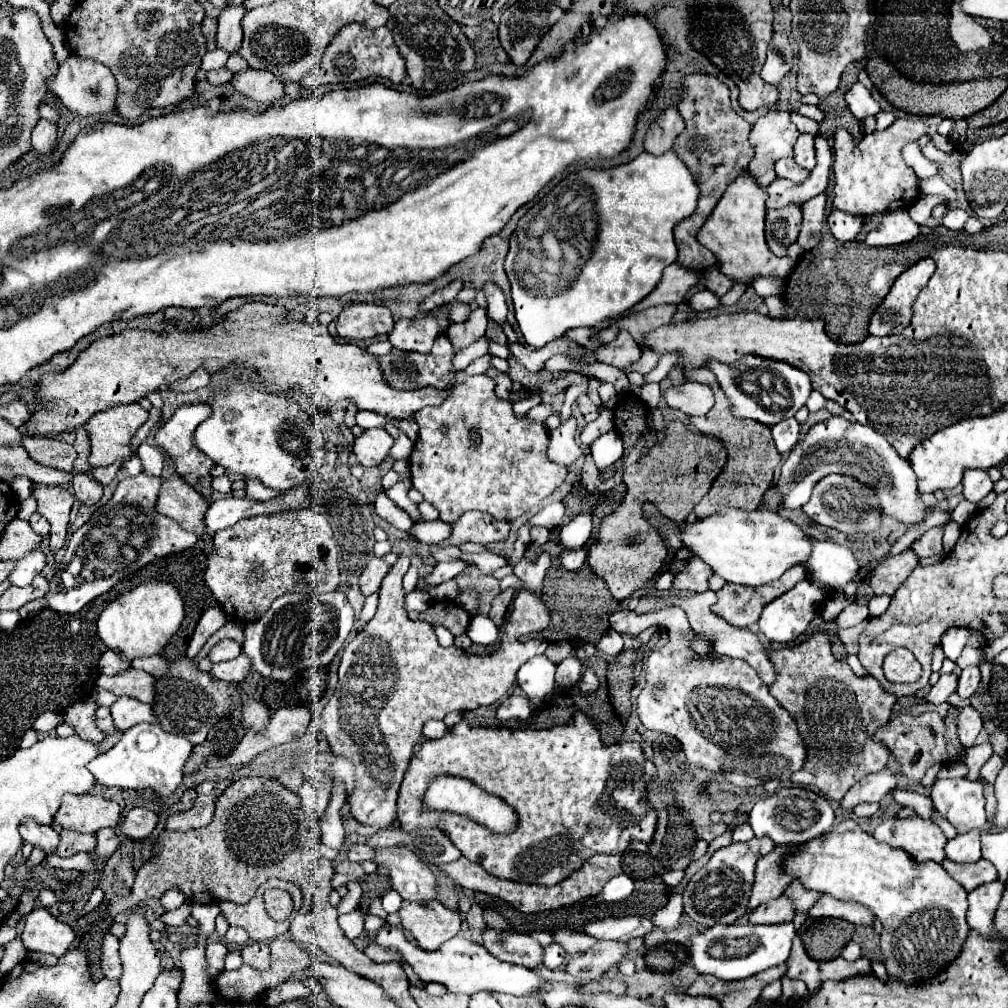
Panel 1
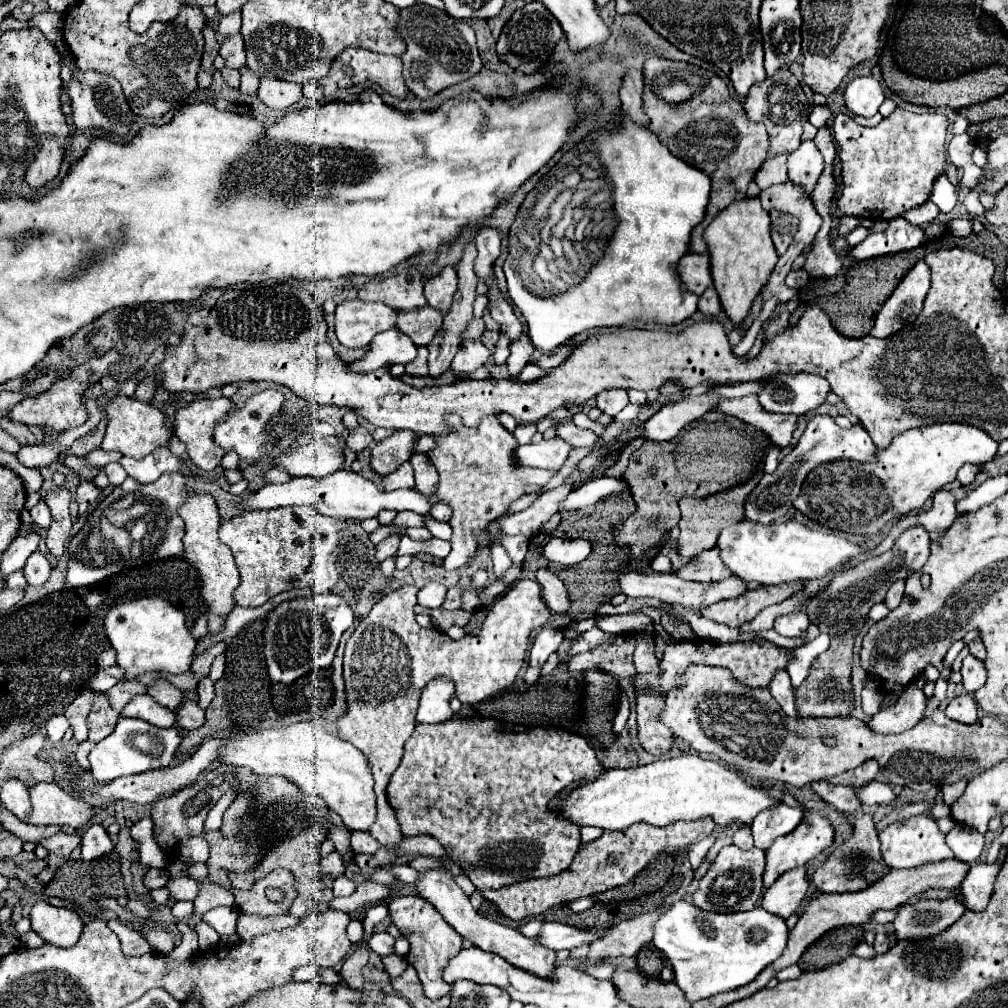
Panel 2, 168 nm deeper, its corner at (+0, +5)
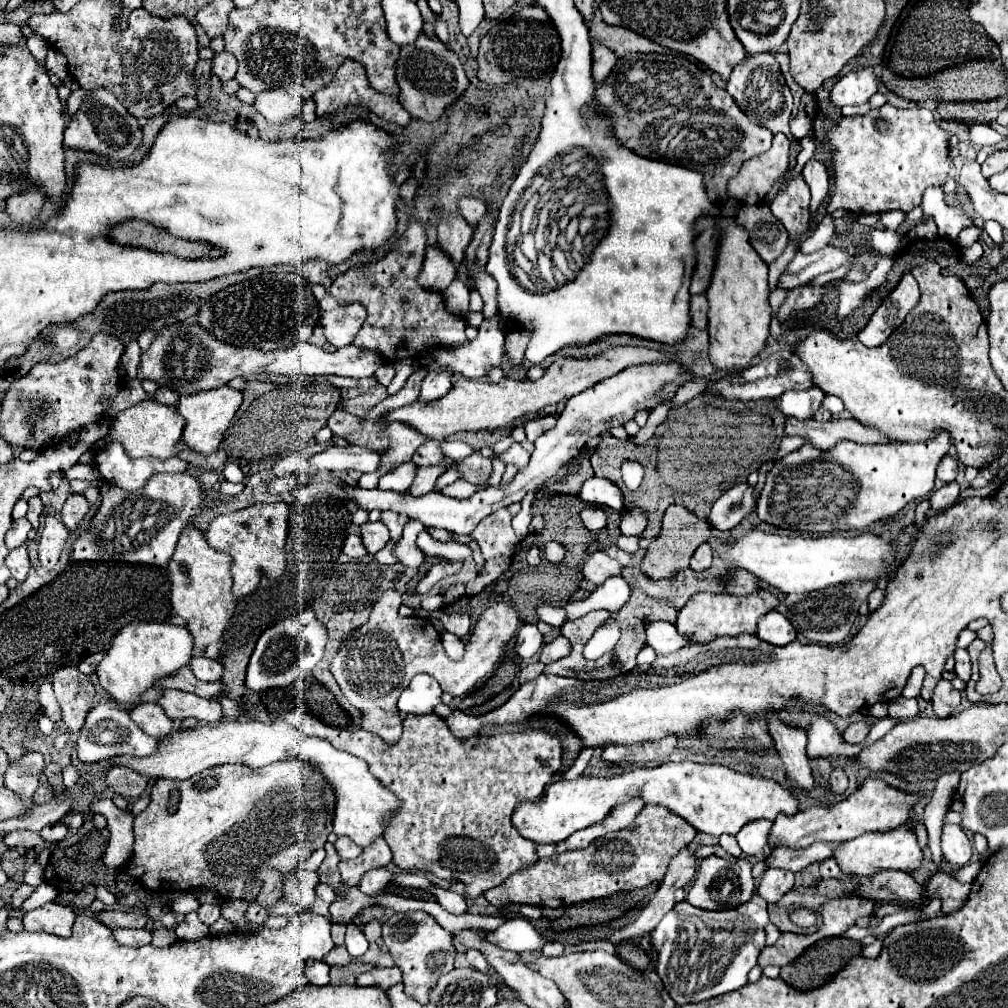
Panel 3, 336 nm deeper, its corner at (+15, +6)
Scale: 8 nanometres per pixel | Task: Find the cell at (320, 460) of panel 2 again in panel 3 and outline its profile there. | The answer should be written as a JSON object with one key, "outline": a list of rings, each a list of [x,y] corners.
{"outline":[[[357,445],[329,447],[309,459],[311,471],[331,471],[331,473],[341,473],[349,469],[369,473],[377,469],[377,465],[379,465],[379,453]]]}

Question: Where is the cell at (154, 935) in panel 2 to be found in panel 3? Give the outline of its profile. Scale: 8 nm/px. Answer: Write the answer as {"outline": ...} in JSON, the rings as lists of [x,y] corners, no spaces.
{"outline":[[[161,927],[161,929],[155,929],[155,931],[153,931],[151,945],[153,945],[153,947],[169,947],[169,945],[173,945],[175,941],[177,941],[177,935],[173,933],[173,929]]]}

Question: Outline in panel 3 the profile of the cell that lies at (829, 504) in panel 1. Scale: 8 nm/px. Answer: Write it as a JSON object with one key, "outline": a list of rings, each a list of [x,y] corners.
{"outline":[[[943,429],[931,439],[917,443],[859,445],[841,441],[829,451],[805,443],[777,461],[769,471],[759,493],[757,515],[765,523],[793,531],[863,531],[871,523],[895,515],[909,501],[927,497],[933,491],[937,465],[949,453],[951,445],[953,437]]]}

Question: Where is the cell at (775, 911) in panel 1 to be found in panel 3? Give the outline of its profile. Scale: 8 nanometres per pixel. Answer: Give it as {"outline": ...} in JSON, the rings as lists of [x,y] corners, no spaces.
{"outline":[[[769,867],[763,873],[761,883],[757,885],[757,895],[767,903],[777,903],[787,891],[791,891],[793,881],[795,881],[795,875],[791,871]]]}

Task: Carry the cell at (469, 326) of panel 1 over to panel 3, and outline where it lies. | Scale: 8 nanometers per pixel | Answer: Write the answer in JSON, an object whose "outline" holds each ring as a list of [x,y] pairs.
{"outline":[[[449,369],[443,371],[431,371],[421,385],[421,401],[433,401],[437,397],[443,397],[453,387],[453,373]]]}

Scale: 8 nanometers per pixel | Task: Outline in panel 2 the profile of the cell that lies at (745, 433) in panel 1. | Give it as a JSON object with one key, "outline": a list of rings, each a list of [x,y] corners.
{"outline":[[[762,470],[752,478],[748,480],[746,484],[742,486],[734,486],[726,492],[720,492],[720,494],[714,494],[714,496],[708,496],[704,500],[698,500],[698,498],[682,498],[680,500],[680,510],[682,510],[682,520],[678,524],[680,528],[680,538],[678,538],[678,554],[686,560],[692,560],[696,558],[700,552],[708,550],[708,548],[714,548],[716,542],[718,542],[718,536],[720,536],[720,530],[724,530],[724,526],[732,526],[736,522],[740,522],[744,518],[744,500],[748,496],[748,492],[758,484],[762,476]]]}

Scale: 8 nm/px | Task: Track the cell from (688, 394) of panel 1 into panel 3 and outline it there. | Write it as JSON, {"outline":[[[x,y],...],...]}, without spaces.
{"outline":[[[785,419],[785,433],[807,439],[807,443],[817,445],[819,449],[833,449],[839,441],[855,441],[855,443],[889,443],[891,439],[881,437],[873,429],[865,429],[859,421],[819,421],[819,419]]]}

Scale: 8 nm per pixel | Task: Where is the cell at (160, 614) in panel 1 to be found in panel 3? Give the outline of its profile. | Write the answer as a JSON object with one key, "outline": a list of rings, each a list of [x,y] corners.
{"outline":[[[137,621],[125,625],[111,641],[105,659],[97,667],[101,687],[121,703],[135,705],[139,695],[149,689],[157,679],[175,673],[191,661],[193,637],[185,627],[159,621]]]}

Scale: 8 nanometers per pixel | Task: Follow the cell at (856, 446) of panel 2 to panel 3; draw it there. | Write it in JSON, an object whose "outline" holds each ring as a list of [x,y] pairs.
{"outline":[[[739,483],[725,491],[713,505],[709,513],[709,523],[719,531],[731,531],[737,527],[743,517],[757,507],[759,489],[749,487],[747,483]]]}

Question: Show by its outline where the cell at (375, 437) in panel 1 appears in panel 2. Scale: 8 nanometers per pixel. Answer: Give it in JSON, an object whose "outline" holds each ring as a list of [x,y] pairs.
{"outline":[[[396,430],[390,438],[378,442],[372,450],[372,460],[370,460],[372,470],[380,476],[388,476],[390,472],[394,472],[400,464],[410,460],[410,456],[414,454],[416,440],[418,434],[408,430],[400,430],[400,432]]]}

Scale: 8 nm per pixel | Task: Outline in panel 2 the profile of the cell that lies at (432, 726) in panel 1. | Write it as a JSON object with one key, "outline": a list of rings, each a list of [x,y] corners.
{"outline":[[[448,676],[434,678],[422,690],[416,720],[424,722],[424,724],[438,724],[438,722],[450,720],[454,716],[454,712],[450,710],[452,696],[454,696],[452,680]]]}

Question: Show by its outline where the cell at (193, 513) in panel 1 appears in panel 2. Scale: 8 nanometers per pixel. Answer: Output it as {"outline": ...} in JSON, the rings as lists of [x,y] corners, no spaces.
{"outline":[[[190,494],[190,498],[180,508],[180,516],[186,522],[186,536],[184,536],[184,548],[188,562],[198,570],[202,588],[200,594],[204,598],[204,604],[208,608],[208,636],[214,636],[222,630],[228,614],[234,608],[234,590],[240,584],[240,574],[234,564],[232,550],[220,542],[218,528],[220,528],[220,516],[216,502],[210,494]]]}

